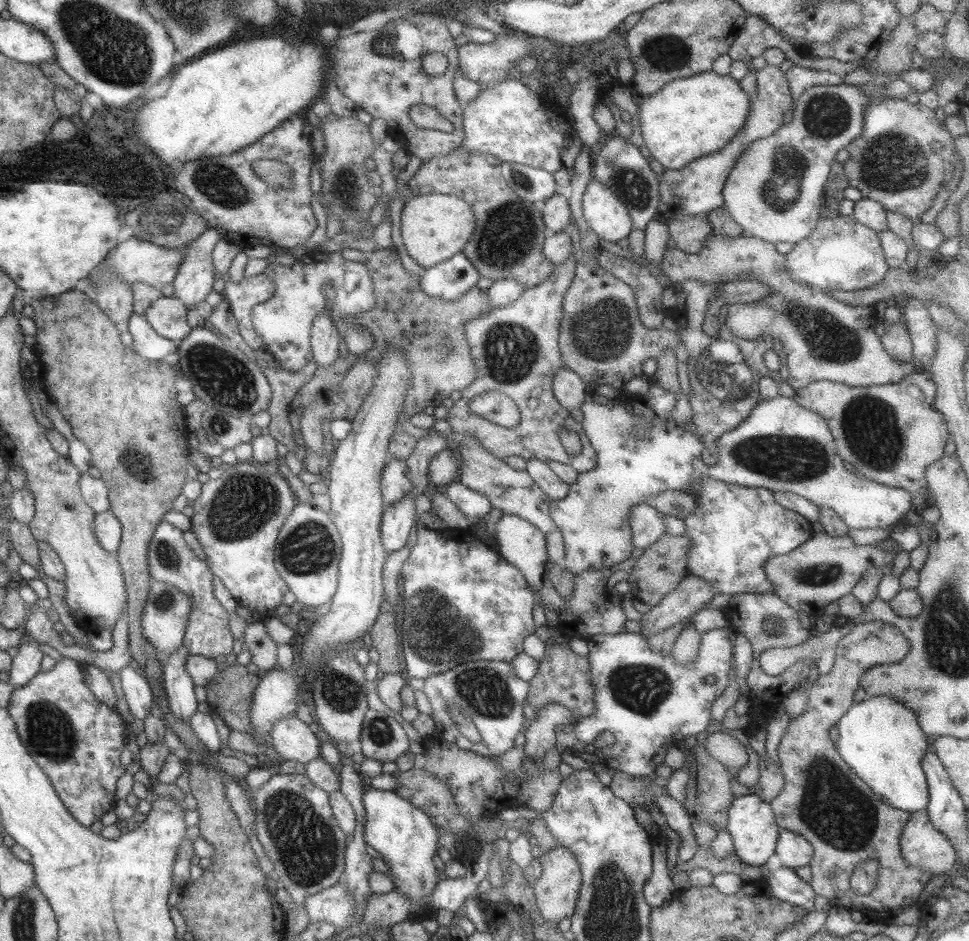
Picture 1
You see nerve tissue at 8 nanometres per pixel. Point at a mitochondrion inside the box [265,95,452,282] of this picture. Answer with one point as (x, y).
(346, 188)

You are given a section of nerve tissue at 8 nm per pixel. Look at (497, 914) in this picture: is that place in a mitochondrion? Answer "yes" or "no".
no

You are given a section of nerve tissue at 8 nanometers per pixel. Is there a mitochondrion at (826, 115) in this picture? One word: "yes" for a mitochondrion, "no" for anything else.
yes

